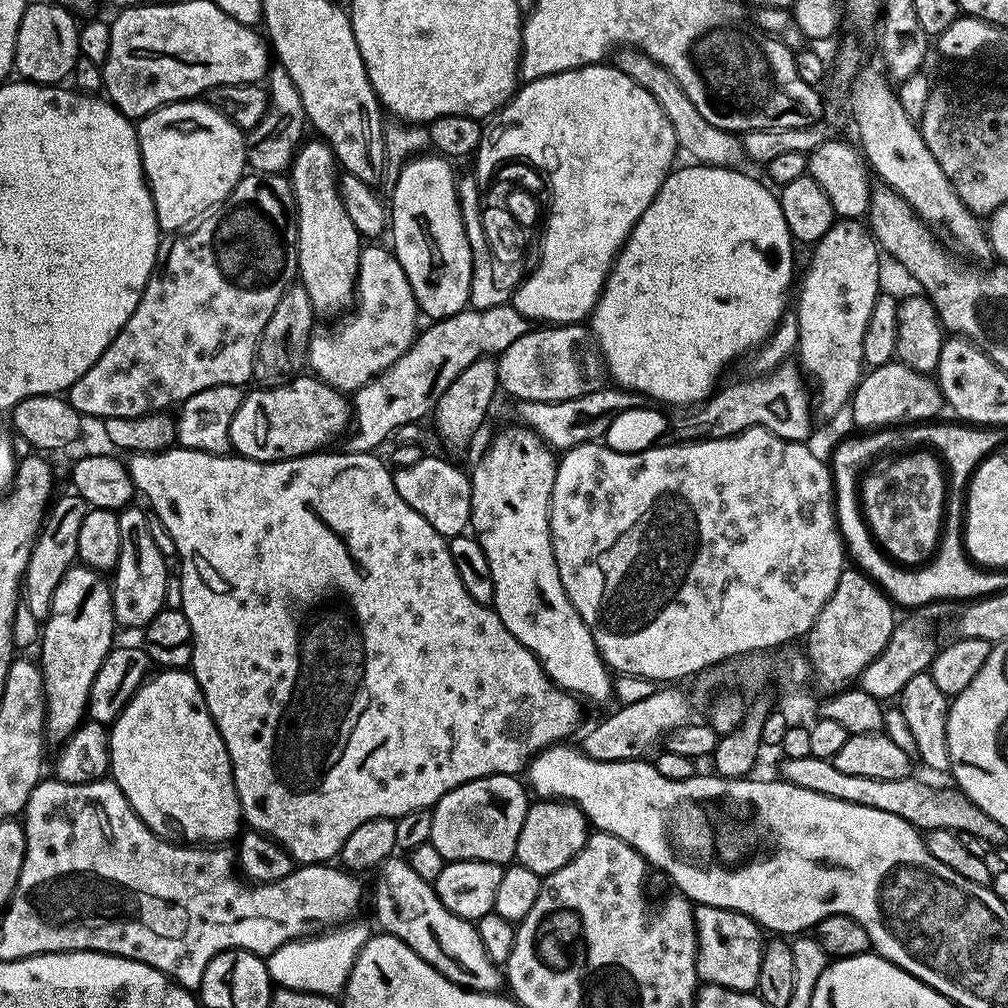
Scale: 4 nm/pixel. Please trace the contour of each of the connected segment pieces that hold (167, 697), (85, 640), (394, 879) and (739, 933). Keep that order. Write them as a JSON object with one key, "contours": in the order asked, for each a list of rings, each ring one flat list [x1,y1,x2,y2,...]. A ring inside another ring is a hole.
{"contours":[[[160,670,157,673,157,676,156,673,149,675,110,725,111,779,122,790,126,802,130,802,134,814,164,839,175,841,179,838,208,846,235,841,242,831,238,790,234,786,226,742,222,742,222,734,206,706,206,698,202,698,202,690,191,671]],[[73,566,69,568,68,572,62,578,62,582,58,582,58,590,54,590,54,598,52,605,48,611,47,620,42,624,42,635,38,641,38,663,40,665,40,673,44,676,44,730,49,741,63,742,70,738,70,734,74,734,74,730,79,724,83,724,86,719,88,710,88,699,90,698,90,686,94,684,94,678,98,674,98,670,102,666,102,662,112,651,116,632,118,633,118,625,116,622,116,615,112,612,112,590,109,581,105,579,101,573,97,572,95,568,85,568,83,566]],[[393,854,375,869,376,885,370,888,372,908,376,911,379,931,396,936,418,958,430,962,450,982,468,988,471,992,499,993,502,988,502,972,498,965,486,954,476,933,473,921,463,920,454,915,438,898,435,887,429,881,418,878,408,865,407,859]],[[705,904,695,905,694,922,698,938,697,977,704,984,724,986,726,990,756,992,758,970,762,970,762,954,766,943,766,936,760,925,746,918,746,914]]]}

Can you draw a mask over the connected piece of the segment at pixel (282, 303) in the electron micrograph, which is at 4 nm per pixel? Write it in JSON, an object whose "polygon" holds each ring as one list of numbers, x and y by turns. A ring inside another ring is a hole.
{"polygon":[[299,282,290,283,279,298,274,314,271,314,269,321,266,322,265,330,256,346,256,361,252,374,257,381,260,379,261,385,285,383,293,379,305,367,308,340,317,323,315,320,318,320,318,313,312,308,310,294]]}

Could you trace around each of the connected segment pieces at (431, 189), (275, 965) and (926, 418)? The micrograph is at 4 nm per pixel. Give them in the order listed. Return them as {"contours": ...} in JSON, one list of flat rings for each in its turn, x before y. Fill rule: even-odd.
{"contours":[[[439,154,413,156,395,176,393,184,396,185,392,188,392,200,390,196,391,250,398,258,402,270,406,270,406,278,410,278,410,286,414,290,421,313,432,322,444,320,454,311,452,280,467,282,472,277,470,238,466,238,466,226,462,222,462,210,458,202,458,172,455,172,452,166,454,164,451,159]],[[356,923,338,924,335,928,320,930,310,936,289,940,287,944,283,944,278,950,271,952,266,957,266,963,273,985,289,988,290,990,302,990,319,996,339,997,350,978,350,970,370,935,370,929,366,925]],[[899,362,883,364,865,371,850,401,852,420,860,430,879,430,889,426,907,426,932,422,940,411,945,411,940,385,929,373,919,372]]]}

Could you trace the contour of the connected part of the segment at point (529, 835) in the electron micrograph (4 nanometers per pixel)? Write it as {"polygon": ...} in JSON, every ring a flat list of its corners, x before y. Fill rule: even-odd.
{"polygon":[[541,800,529,803,526,822,522,822,522,834,518,834,516,860,526,870,534,870,541,878,566,866,582,850,590,835,590,825,582,810,566,800]]}

